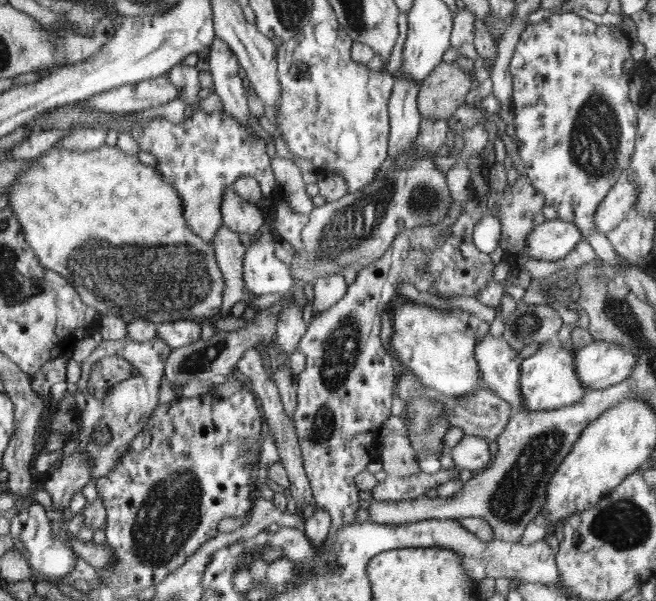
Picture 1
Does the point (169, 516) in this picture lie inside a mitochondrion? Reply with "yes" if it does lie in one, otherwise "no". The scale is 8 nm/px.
yes

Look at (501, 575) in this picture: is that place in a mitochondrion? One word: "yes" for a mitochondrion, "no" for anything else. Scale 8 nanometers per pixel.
no

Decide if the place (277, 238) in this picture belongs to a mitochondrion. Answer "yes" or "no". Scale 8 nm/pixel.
no

